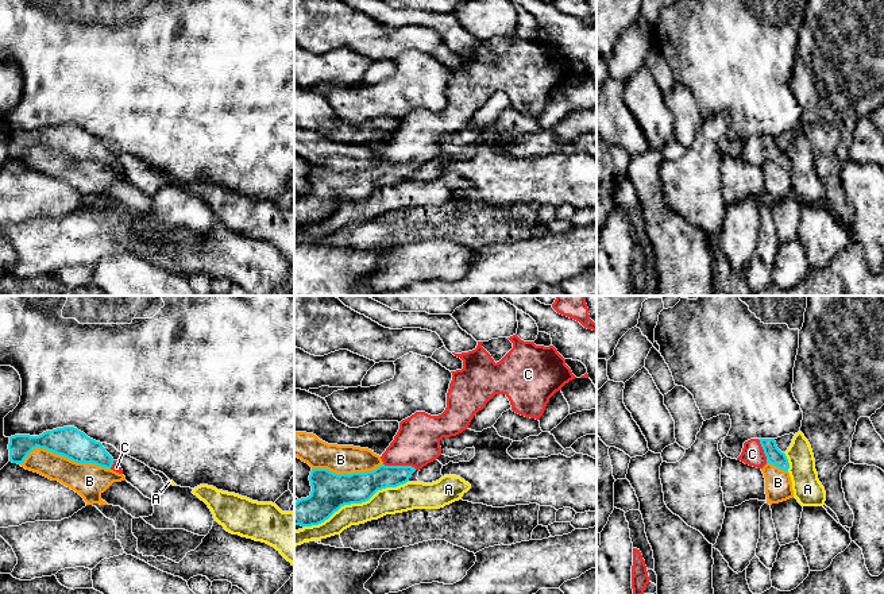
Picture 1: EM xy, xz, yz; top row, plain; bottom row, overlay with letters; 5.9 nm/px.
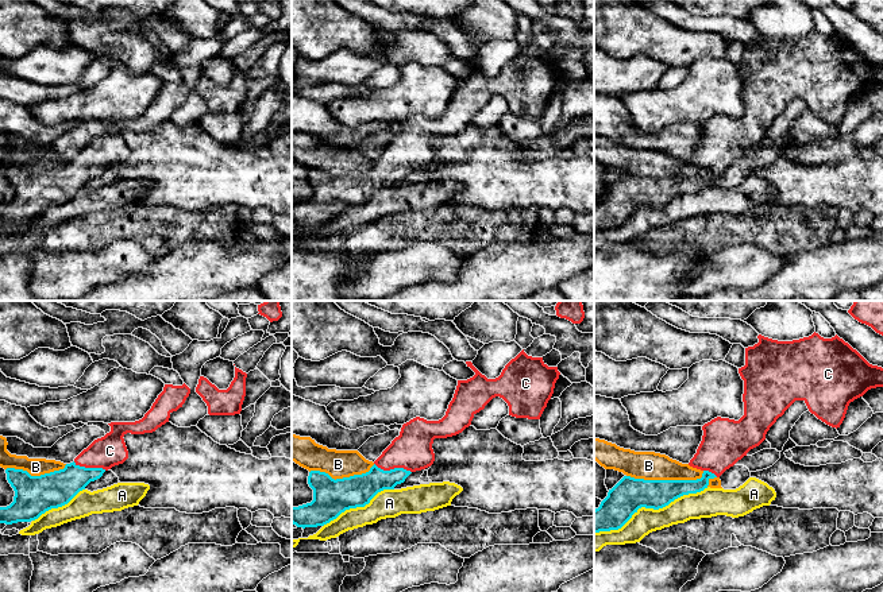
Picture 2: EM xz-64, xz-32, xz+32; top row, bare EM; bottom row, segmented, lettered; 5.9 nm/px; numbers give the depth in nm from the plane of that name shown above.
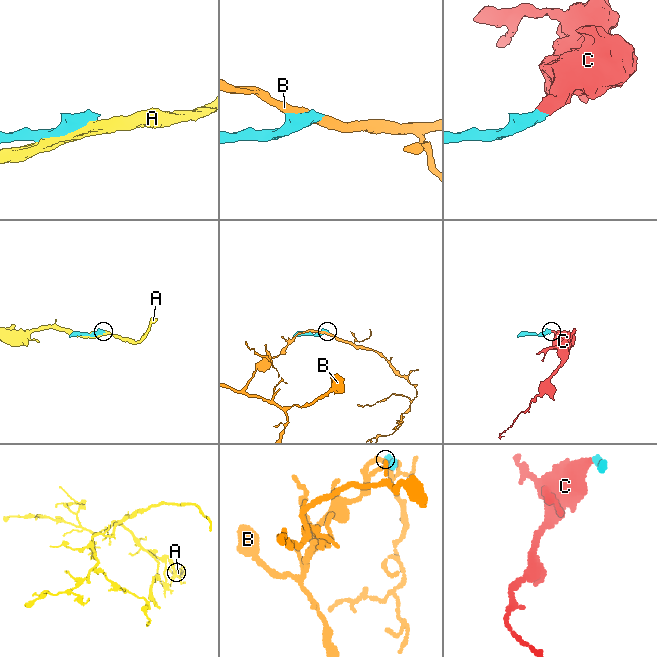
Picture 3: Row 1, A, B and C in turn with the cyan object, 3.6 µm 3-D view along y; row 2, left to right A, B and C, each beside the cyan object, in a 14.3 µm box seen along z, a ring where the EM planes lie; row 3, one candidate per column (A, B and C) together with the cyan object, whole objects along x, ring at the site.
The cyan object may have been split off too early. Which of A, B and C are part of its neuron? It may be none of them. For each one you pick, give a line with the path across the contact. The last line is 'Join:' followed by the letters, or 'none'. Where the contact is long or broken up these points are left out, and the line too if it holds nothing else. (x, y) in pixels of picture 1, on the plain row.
C: Path across: xz (363, 182), (390, 172), (400, 164), (417, 139)
Join: C

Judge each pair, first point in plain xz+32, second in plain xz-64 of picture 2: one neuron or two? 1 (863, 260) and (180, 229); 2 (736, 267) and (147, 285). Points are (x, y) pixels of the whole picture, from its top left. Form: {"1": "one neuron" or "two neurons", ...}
{"1": "two neurons", "2": "two neurons"}

